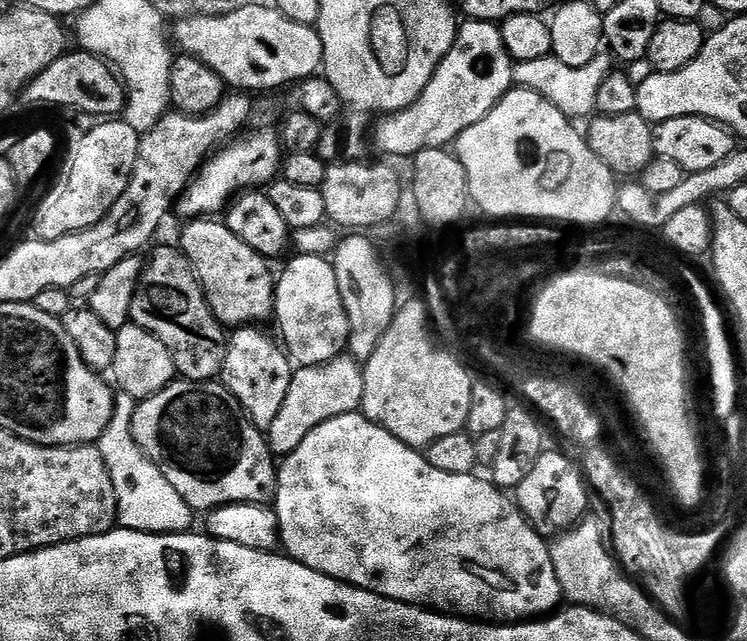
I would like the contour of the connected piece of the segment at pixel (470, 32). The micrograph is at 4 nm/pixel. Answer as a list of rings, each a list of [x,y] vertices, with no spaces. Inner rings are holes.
[[[465,19],[457,27],[454,42],[434,70],[426,90],[422,90],[422,94],[409,108],[381,115],[375,121],[376,129],[370,132],[371,143],[373,140],[380,152],[389,152],[392,156],[408,156],[407,158],[415,158],[427,148],[448,148],[467,128],[474,126],[474,122],[482,122],[482,118],[486,118],[492,107],[510,91],[514,84],[513,67],[512,55],[502,42],[499,27],[486,20]]]

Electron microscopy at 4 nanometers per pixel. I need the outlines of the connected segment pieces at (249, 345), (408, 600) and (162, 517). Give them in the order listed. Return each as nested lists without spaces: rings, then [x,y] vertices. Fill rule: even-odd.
[[[240,326],[233,331],[236,332],[233,336],[231,333],[227,337],[228,349],[219,379],[230,390],[230,394],[234,394],[253,426],[266,430],[270,422],[274,422],[278,410],[282,408],[282,402],[286,400],[286,390],[290,390],[294,365],[287,351],[278,343],[277,337],[267,336],[262,329],[260,326]]]
[[[356,412],[342,414],[340,419],[322,422],[314,431],[308,432],[298,450],[283,457],[279,465],[274,507],[280,527],[280,543],[287,555],[302,566],[310,566],[310,570],[318,570],[344,584],[353,584],[355,588],[373,592],[388,600],[401,600],[403,604],[414,604],[433,612],[475,618],[480,622],[527,622],[555,613],[561,607],[562,593],[545,537],[528,523],[523,512],[509,497],[509,501],[504,497],[507,495],[501,489],[487,479],[479,480],[478,477],[476,474],[446,474],[443,470],[434,470],[434,466],[430,466],[428,459],[417,449],[395,440],[386,429],[375,427],[370,420],[358,418]]]
[[[120,392],[116,396],[112,417],[98,441],[102,462],[106,462],[106,470],[110,470],[110,482],[114,482],[119,527],[159,536],[187,532],[193,527],[194,509],[188,505],[186,498],[182,498],[182,494],[178,494],[178,490],[174,490],[174,486],[170,486],[166,474],[162,474],[162,470],[158,470],[158,466],[154,466],[154,462],[150,462],[150,458],[138,446],[132,433],[136,405],[137,401],[130,394]]]

